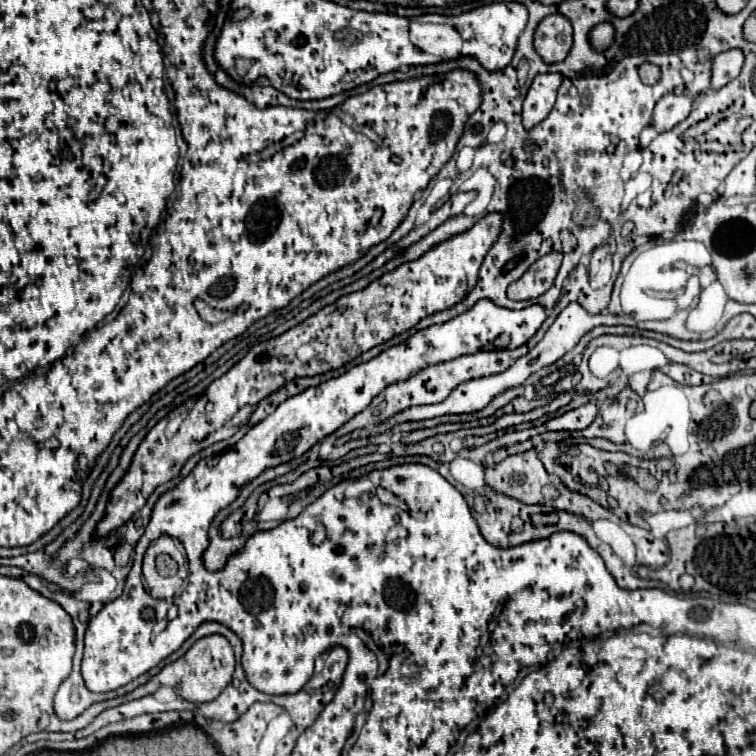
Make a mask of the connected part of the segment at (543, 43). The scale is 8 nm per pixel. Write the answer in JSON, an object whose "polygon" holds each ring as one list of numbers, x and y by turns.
{"polygon":[[562,14,546,16,534,32,534,50,546,64,566,58,572,48,572,24]]}

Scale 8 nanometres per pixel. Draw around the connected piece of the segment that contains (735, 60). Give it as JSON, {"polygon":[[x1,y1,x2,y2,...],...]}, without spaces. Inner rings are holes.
{"polygon":[[740,50,720,52,712,60,712,88,718,90,726,86,730,80,734,80,740,74,742,64,744,64,744,54,740,54]]}

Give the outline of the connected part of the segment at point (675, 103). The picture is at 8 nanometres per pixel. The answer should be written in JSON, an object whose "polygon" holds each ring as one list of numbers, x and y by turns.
{"polygon":[[666,94,656,102,654,114,652,114,652,126,656,132,666,132,674,128,678,122,682,122,692,110,692,100,678,94]]}

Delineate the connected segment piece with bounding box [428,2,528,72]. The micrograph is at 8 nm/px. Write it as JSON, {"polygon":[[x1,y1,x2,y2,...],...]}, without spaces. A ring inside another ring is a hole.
{"polygon":[[494,2,480,6,472,12,460,14,460,16,440,16,440,14,428,14,428,22,434,24,450,24,454,26,460,34,462,40,466,42,462,56,472,56,476,58,486,70,496,72,508,66,508,62,514,56,518,36,524,32,526,22,528,22,528,10,520,2]]}

